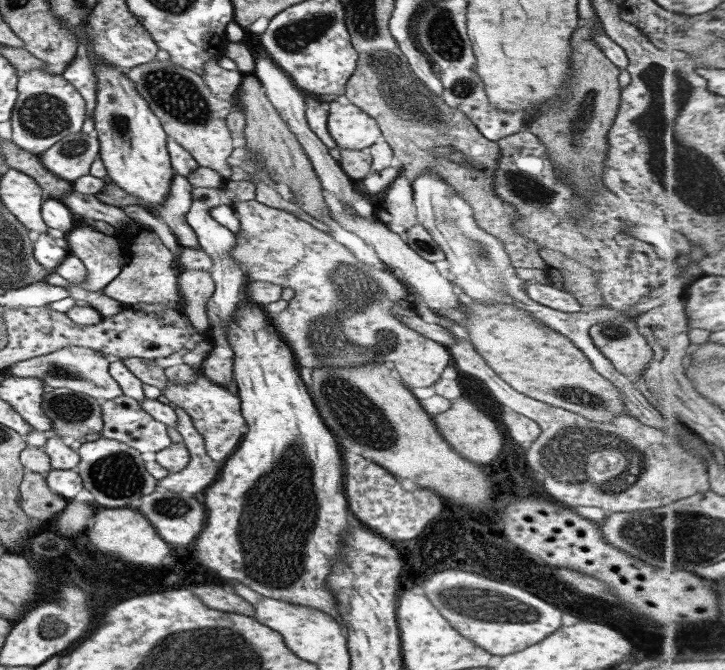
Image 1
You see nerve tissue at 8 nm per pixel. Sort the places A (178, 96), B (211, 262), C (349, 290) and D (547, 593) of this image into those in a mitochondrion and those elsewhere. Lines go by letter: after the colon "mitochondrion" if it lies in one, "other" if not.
A: mitochondrion
B: other
C: mitochondrion
D: mitochondrion

